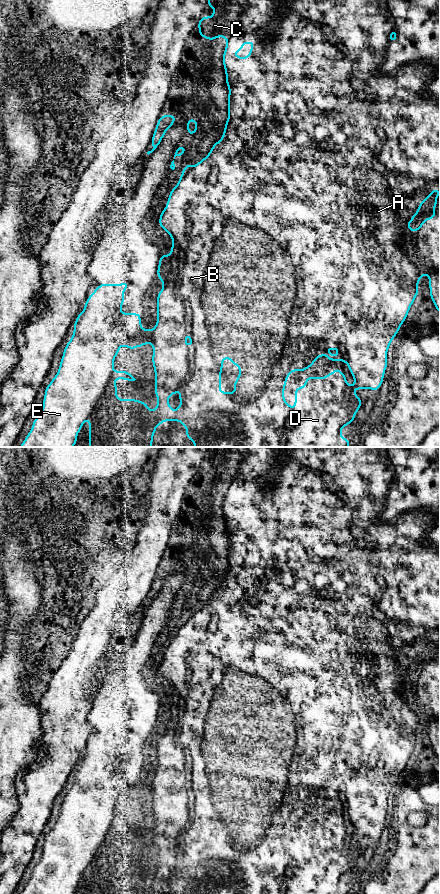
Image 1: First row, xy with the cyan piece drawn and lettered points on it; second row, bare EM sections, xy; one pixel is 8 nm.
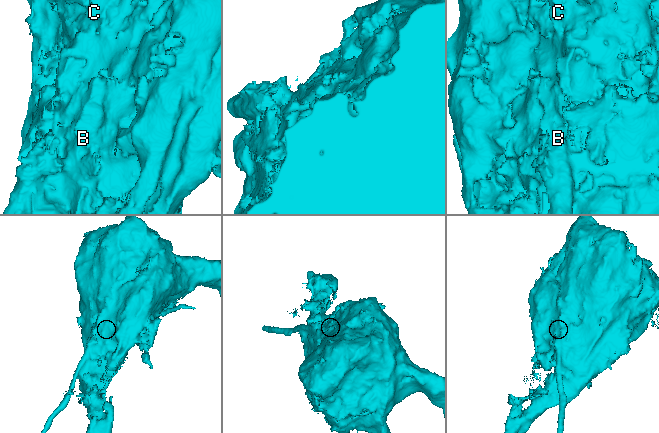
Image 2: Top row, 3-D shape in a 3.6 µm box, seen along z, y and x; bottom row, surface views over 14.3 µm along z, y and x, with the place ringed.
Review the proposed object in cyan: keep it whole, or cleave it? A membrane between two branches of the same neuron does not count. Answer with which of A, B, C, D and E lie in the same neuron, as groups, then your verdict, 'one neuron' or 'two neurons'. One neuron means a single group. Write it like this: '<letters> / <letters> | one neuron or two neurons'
A B C D / E | two neurons

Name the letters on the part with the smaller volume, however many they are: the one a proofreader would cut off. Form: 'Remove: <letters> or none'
Remove: E

